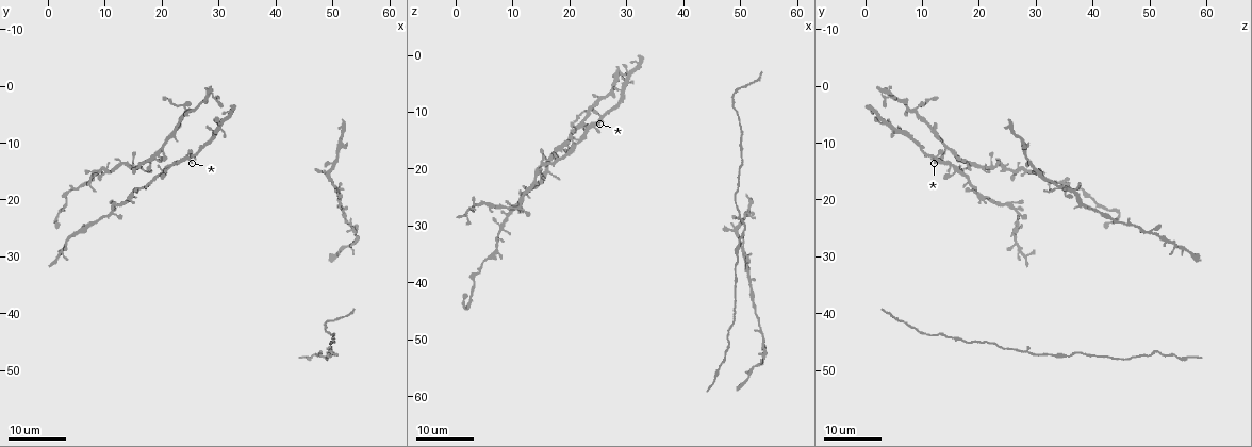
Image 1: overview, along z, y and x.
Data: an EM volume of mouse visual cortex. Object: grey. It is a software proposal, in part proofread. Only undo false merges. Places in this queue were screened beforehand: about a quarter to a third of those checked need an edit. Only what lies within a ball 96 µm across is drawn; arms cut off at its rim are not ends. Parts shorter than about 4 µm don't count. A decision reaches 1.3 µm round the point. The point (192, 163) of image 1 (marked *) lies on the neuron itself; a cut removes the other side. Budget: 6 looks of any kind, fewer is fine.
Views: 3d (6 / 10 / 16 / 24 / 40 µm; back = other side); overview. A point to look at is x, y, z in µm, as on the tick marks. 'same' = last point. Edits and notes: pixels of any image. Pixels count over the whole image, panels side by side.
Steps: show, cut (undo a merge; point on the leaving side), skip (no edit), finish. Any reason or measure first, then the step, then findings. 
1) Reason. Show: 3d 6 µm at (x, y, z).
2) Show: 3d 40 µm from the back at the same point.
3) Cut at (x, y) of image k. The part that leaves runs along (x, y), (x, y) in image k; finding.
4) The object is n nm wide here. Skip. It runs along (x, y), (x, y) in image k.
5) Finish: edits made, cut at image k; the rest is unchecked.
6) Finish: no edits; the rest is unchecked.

Calibre changes. Show: 3d 16 µm at (19.5, 13.0, 17.0).

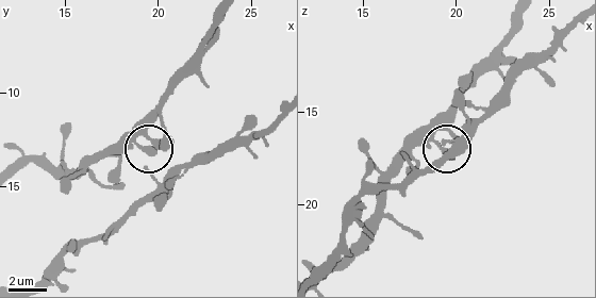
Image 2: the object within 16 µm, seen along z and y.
Show: 3d 10 µm at (19.4, 12.9, 17.1).

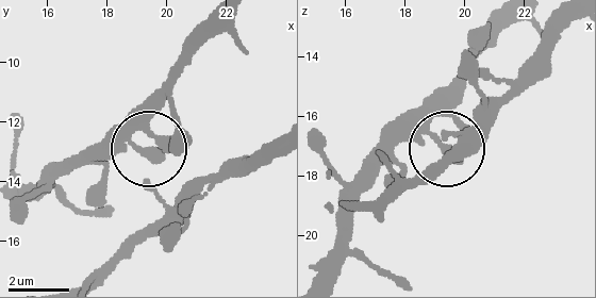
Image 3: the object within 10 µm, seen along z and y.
Zoom in. Show: 3d 6 µm at (19.3, 13.0, 17.1).

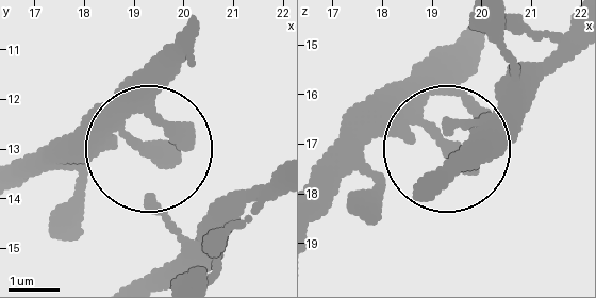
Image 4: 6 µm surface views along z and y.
The object is 300 nm wide here. Skip. It runs along (575, 30), (499, 106), (457, 119), (448, 145), (337, 141) in image 4; continuous, no second neuron.

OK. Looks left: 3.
Three-way junction. Show: 3d 24 µm at (1.5, 30.0, 28.0).

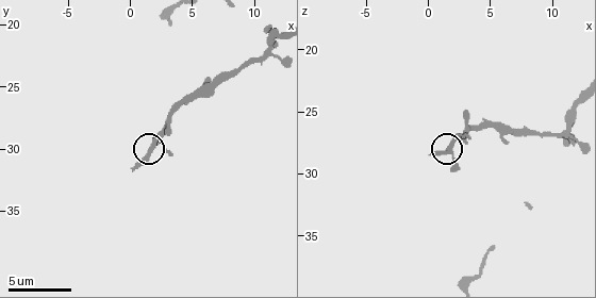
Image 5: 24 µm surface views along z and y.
Show: 3d 10 µm at (1.6, 30.0, 28.2).

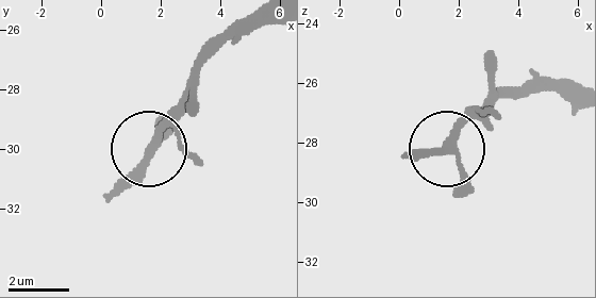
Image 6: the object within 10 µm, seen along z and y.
Skip. It runs along (556, 93), (497, 95), (451, 149) in image 6; continuous, no second neuron.

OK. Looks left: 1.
Finish: no edits; the rest is unchecked.

